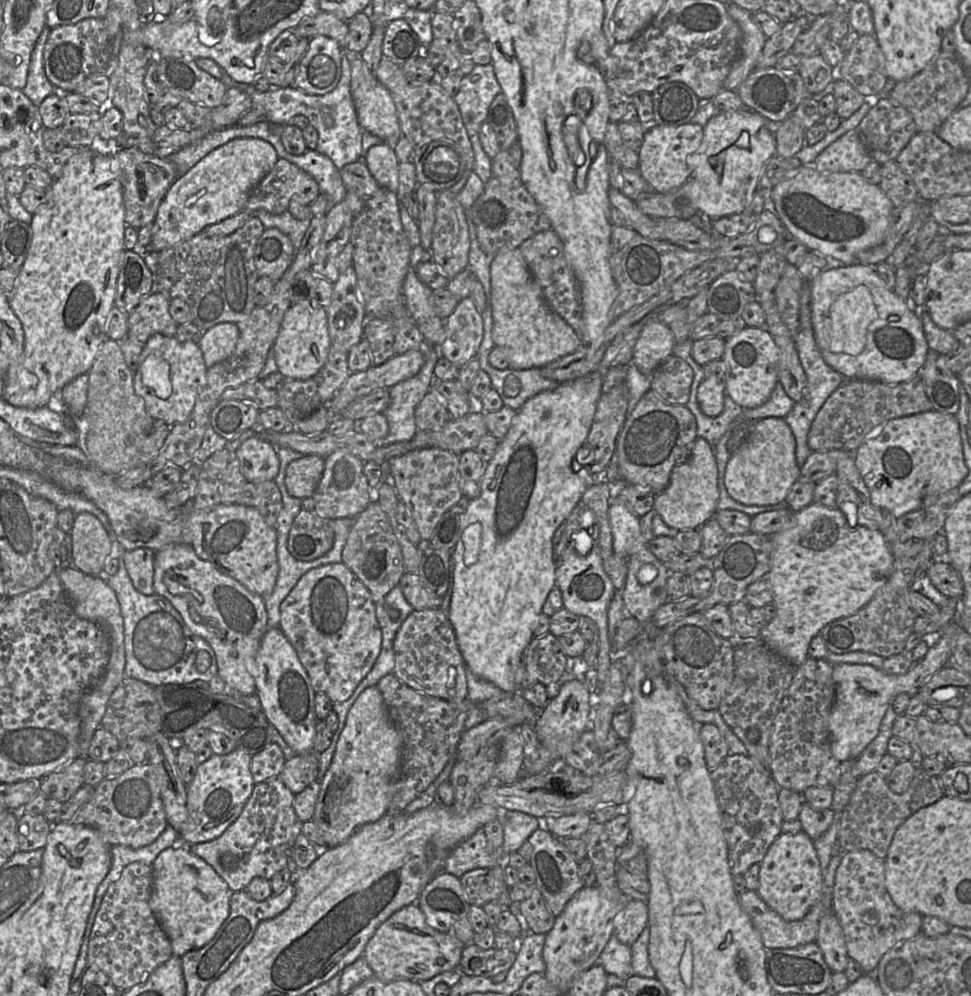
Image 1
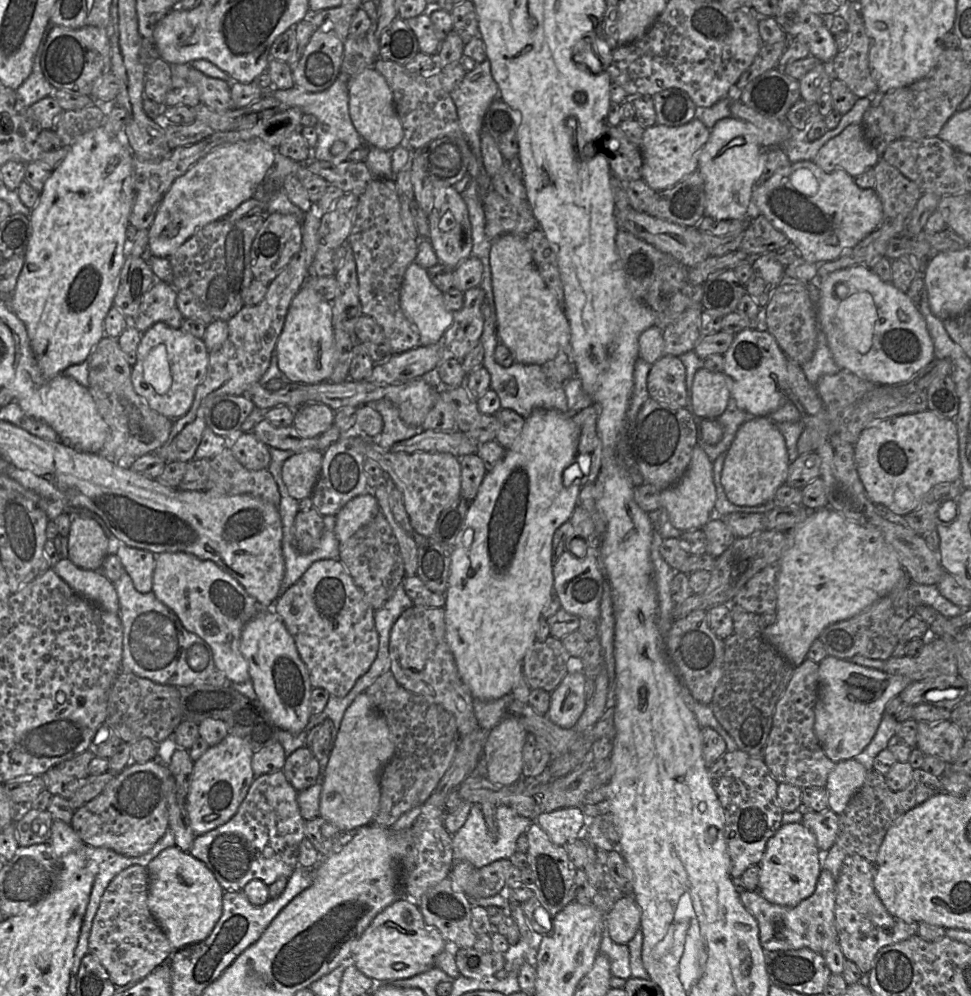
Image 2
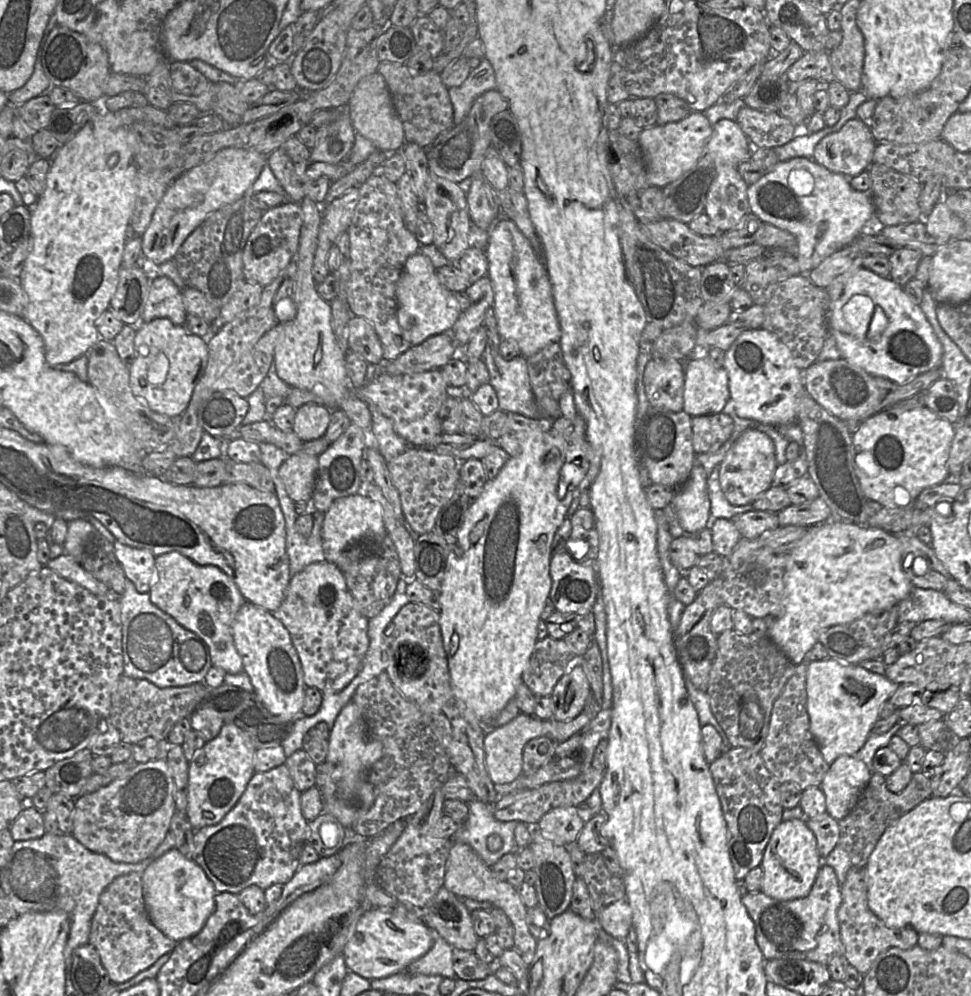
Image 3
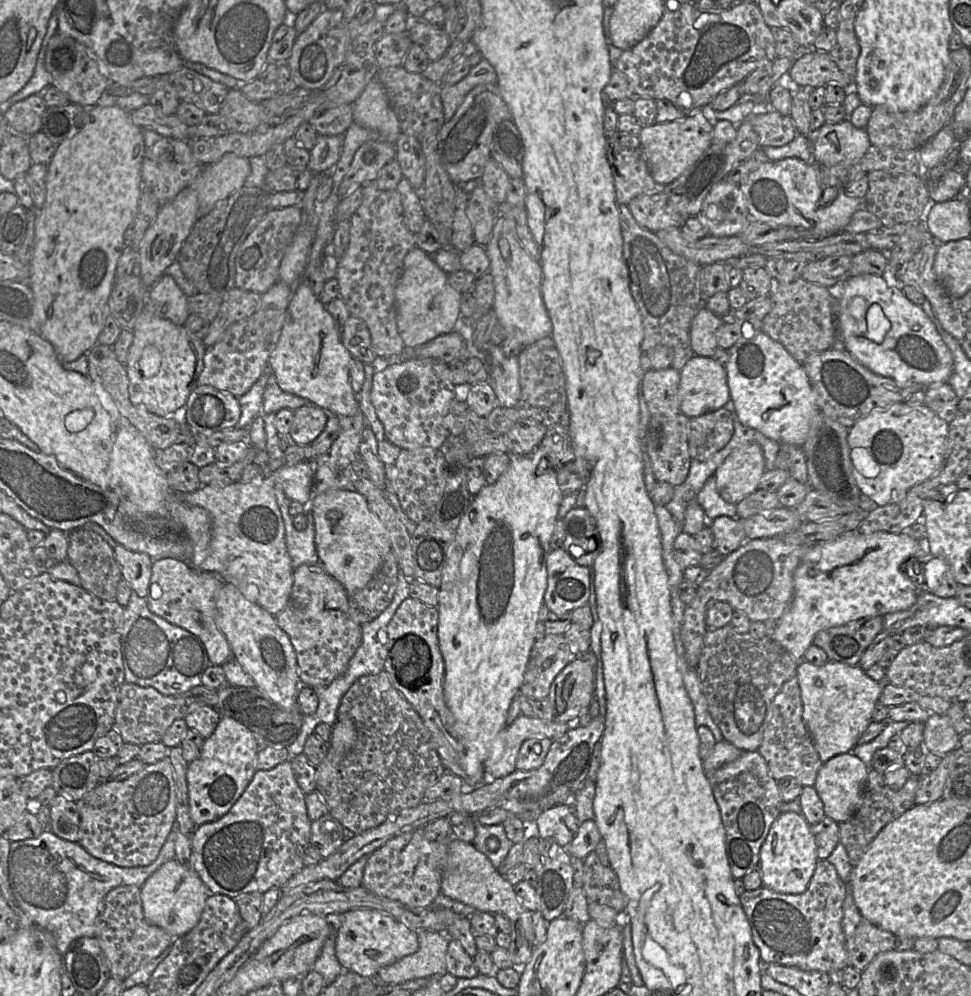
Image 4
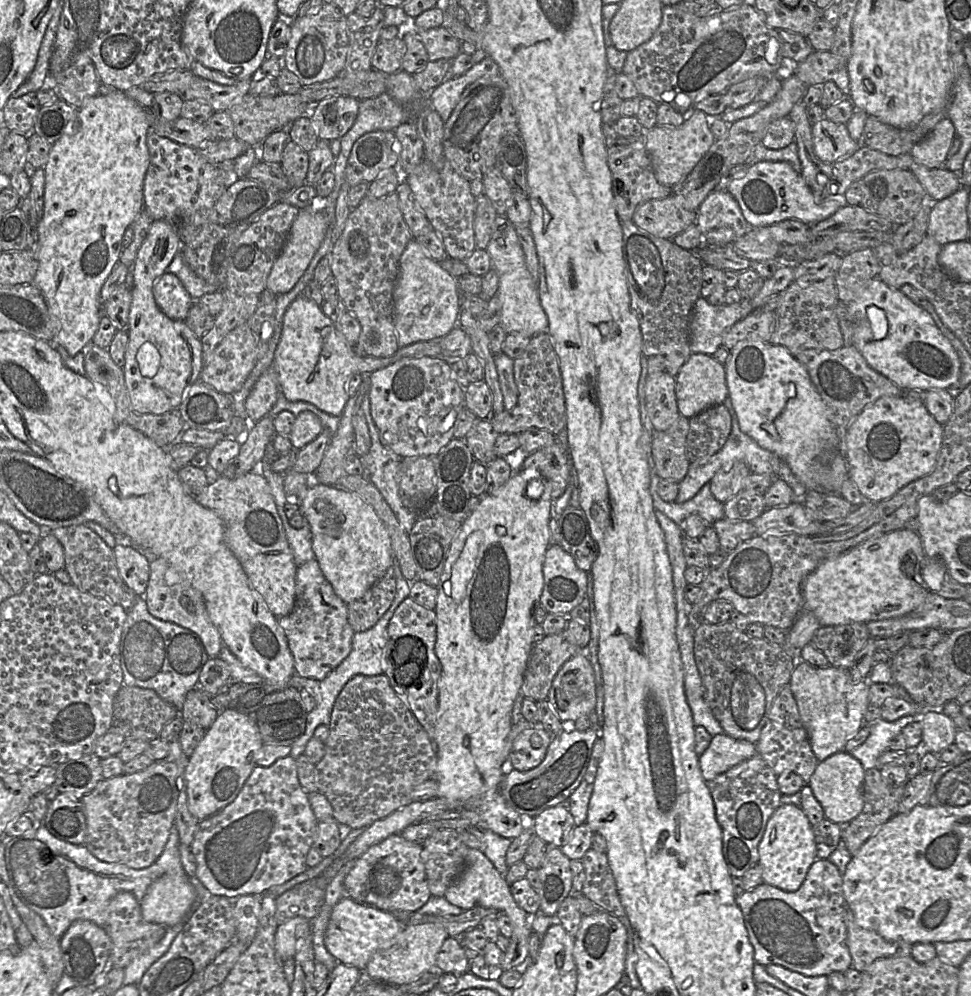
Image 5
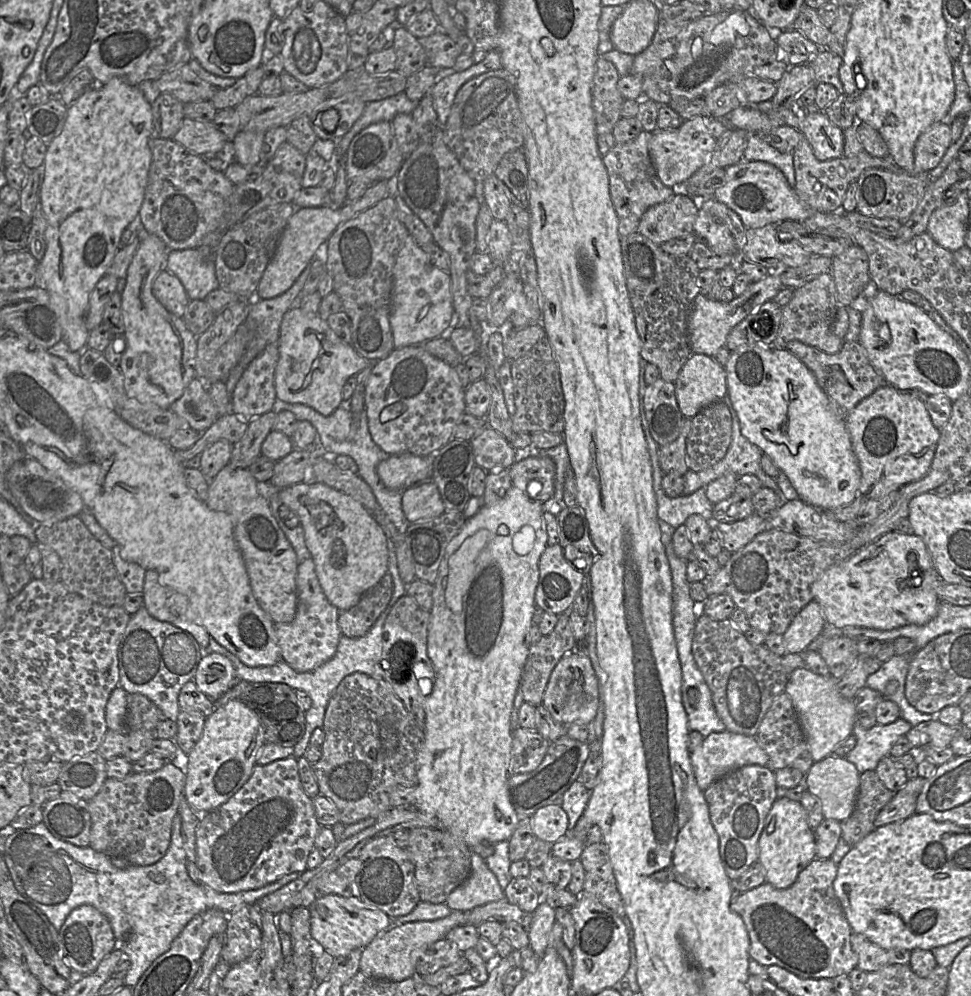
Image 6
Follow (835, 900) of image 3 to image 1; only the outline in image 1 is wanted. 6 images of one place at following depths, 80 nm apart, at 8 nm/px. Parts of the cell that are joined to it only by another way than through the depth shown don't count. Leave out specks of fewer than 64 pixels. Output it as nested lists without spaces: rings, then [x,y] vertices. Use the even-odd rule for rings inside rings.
[[[822,884],[820,901],[801,920],[797,921],[786,921],[781,918],[761,899],[756,891],[746,890],[738,895],[738,899],[741,907],[750,917],[754,927],[760,932],[762,944],[765,949],[784,949],[816,942],[819,920],[824,914],[832,912],[831,892],[830,890],[824,890],[824,884]]]

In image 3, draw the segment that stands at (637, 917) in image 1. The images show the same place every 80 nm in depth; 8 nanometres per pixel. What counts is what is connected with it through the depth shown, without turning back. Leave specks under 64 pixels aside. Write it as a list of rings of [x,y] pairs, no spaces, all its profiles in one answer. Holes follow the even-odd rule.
[[[625,898],[604,908],[596,921],[610,936],[624,940],[632,927],[632,916],[632,908]]]

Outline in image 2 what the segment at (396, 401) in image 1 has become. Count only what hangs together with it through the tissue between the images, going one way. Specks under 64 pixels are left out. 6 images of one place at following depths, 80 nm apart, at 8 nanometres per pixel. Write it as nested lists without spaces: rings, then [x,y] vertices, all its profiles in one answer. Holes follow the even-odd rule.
[[[381,399],[366,405],[382,416],[382,432],[377,437],[372,437],[372,439],[384,449],[390,449],[394,443],[410,439],[421,431],[425,431],[405,424],[400,418],[398,408],[390,400]]]

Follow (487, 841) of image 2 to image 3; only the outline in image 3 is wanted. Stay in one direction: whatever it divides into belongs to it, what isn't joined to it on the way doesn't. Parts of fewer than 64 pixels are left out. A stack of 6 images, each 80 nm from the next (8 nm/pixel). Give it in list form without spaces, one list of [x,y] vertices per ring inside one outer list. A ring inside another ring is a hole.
[[[476,798],[467,804],[468,818],[459,827],[452,841],[469,845],[490,868],[505,854],[516,850],[514,830],[519,822],[496,820],[495,804],[486,804]],[[490,835],[498,835],[501,838],[502,847],[496,852],[487,848],[487,838]]]

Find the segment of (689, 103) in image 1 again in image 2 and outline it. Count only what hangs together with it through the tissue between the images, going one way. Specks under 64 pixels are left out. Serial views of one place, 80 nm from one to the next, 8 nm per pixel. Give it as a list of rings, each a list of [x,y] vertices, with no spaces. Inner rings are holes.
[[[679,88],[662,90],[652,96],[656,122],[665,126],[681,126],[695,118],[697,106],[690,96]]]

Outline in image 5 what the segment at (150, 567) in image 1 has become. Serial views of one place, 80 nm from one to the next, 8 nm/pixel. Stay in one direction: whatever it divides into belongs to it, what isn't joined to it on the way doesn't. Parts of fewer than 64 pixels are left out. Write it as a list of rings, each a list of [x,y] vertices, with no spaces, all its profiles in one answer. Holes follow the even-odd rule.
[[[116,543],[112,550],[124,585],[136,595],[143,596],[150,573],[150,562],[147,557],[133,547],[121,543]]]

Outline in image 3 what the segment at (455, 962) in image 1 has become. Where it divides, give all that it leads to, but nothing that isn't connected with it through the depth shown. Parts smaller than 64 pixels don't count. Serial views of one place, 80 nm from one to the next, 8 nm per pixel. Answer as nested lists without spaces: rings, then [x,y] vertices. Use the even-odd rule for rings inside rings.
[[[398,903],[392,907],[366,911],[342,952],[347,969],[368,980],[404,972],[409,964],[425,955],[434,944],[435,933],[423,922],[421,910]]]

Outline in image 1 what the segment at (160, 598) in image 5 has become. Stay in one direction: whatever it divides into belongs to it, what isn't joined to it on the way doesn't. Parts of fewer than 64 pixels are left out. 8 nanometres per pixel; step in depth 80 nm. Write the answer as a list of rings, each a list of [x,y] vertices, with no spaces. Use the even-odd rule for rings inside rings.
[[[172,544],[155,552],[153,585],[155,593],[170,601],[190,631],[202,637],[213,648],[218,675],[225,683],[246,695],[256,693],[255,657],[268,629],[265,598],[250,592],[239,581],[219,571],[211,562],[199,558],[194,549],[185,544]]]

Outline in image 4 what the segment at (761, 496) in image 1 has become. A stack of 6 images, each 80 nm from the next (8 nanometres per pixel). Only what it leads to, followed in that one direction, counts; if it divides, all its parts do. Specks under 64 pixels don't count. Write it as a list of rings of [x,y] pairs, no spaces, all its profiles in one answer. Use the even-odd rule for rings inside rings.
[[[757,443],[745,444],[733,450],[716,469],[717,490],[726,502],[737,504],[759,489],[765,471],[761,446]]]

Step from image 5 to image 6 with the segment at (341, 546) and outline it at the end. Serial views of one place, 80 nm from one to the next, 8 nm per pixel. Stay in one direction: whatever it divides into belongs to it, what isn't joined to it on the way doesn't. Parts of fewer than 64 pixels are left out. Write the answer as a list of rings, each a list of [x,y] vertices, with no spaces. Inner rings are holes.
[[[298,483],[279,492],[283,504],[296,512],[304,528],[305,543],[314,561],[316,575],[328,601],[339,611],[348,610],[361,600],[388,572],[388,540],[381,525],[353,497],[322,483]]]

